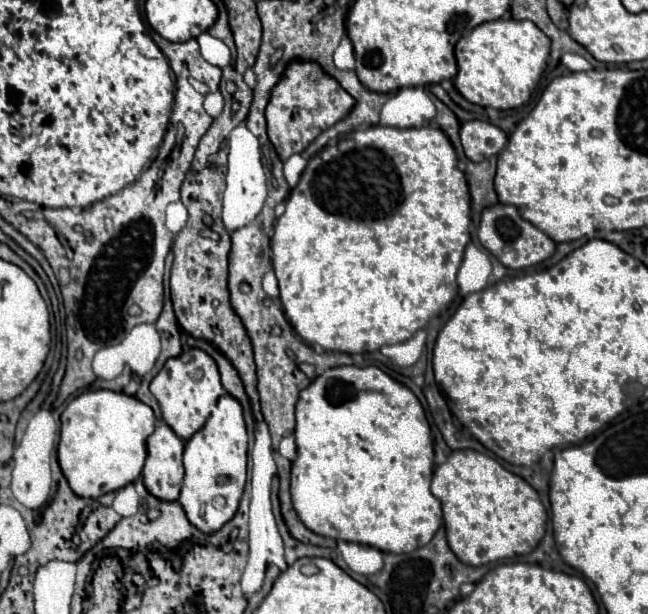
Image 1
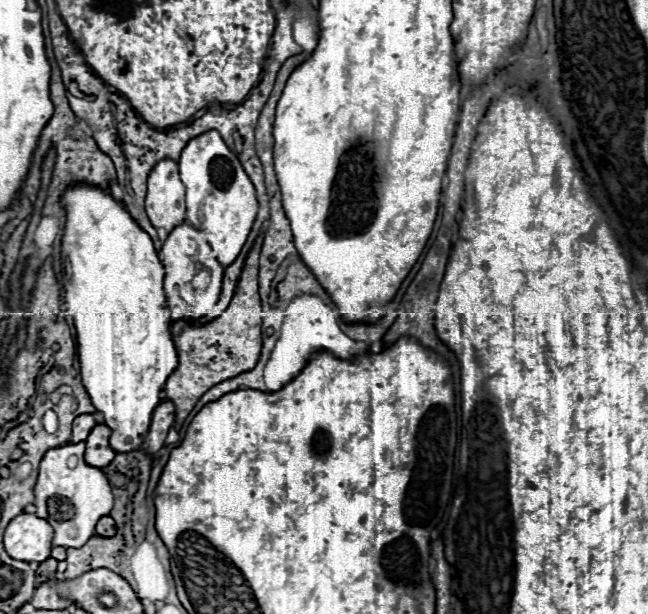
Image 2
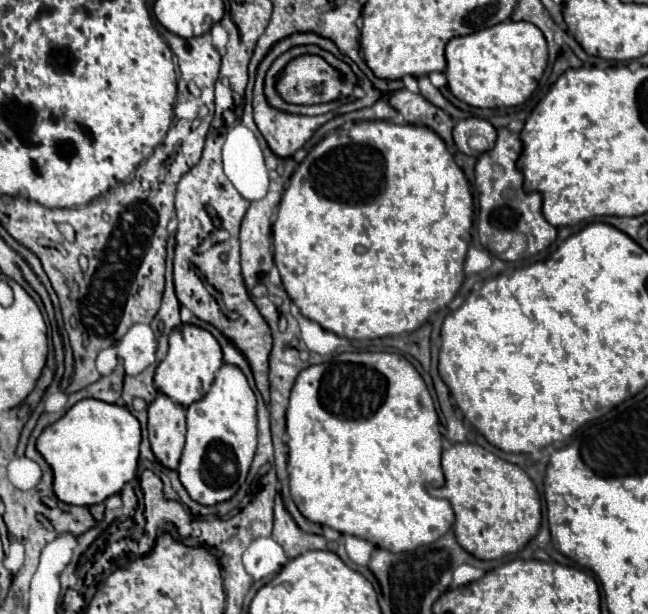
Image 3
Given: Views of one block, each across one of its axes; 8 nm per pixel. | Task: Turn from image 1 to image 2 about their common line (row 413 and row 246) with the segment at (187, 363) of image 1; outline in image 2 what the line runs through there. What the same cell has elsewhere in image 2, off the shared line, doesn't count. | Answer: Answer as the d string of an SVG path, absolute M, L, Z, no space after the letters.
M188 222L178 224L166 238L160 250L160 260L166 270L164 278L164 290L166 290L166 304L172 312L172 320L196 320L200 316L206 316L212 312L212 308L218 302L220 286L222 286L222 274L224 268L218 264L210 244L204 240L204 232L198 232Z

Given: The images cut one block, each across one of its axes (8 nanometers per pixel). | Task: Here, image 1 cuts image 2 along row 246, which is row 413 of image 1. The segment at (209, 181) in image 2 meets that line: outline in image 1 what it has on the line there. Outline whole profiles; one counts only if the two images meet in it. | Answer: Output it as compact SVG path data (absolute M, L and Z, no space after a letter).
M226 394L218 400L216 410L208 418L206 426L184 446L185 475L178 502L184 508L188 522L204 534L218 532L228 520L234 518L247 482L246 454L248 434L242 408L230 394Z

